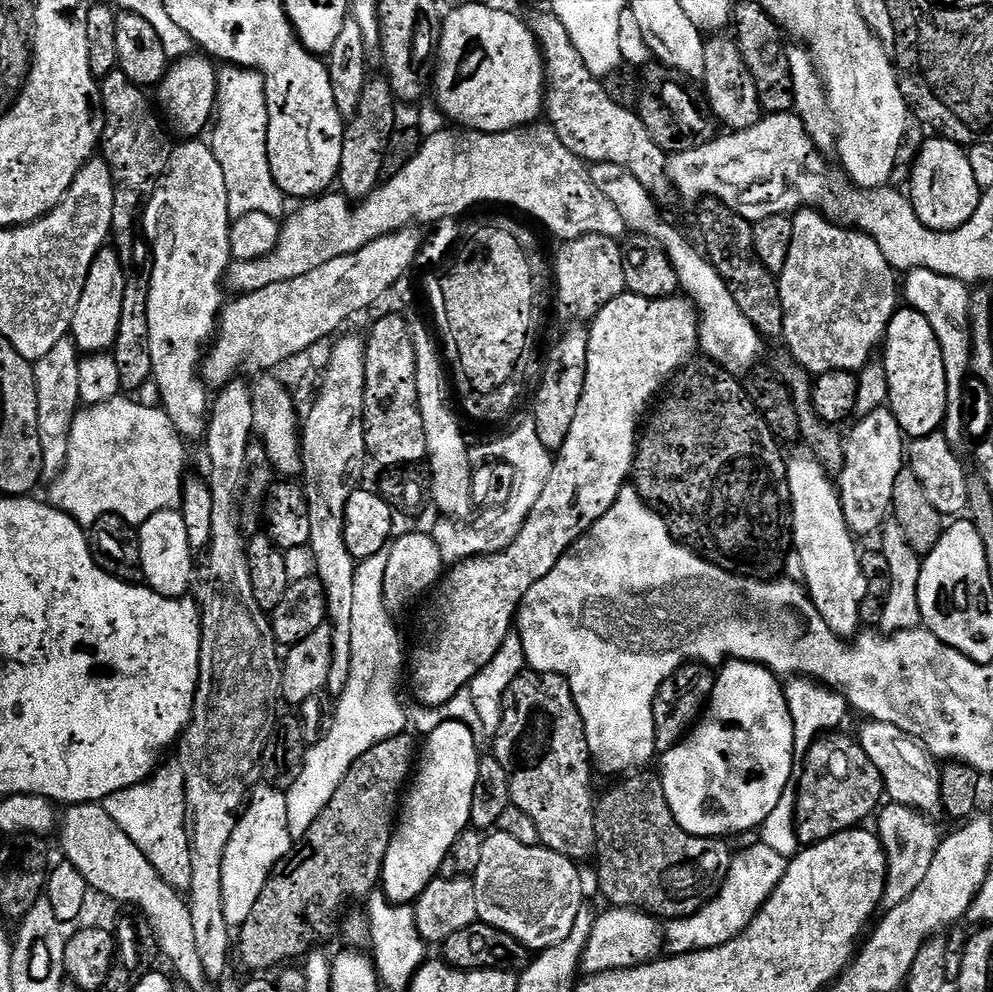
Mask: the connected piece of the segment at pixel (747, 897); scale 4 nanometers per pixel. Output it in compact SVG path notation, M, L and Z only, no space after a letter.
M764 843L735 853L720 893L694 914L667 921L666 944L672 947L671 955L681 956L687 952L717 948L742 934L742 930L746 930L746 926L750 926L752 919L762 910L778 882L782 882L787 869L788 860Z

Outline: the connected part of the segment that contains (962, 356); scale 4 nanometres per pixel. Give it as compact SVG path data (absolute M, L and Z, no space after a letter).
M915 268L907 273L902 280L902 296L906 299L907 307L918 310L934 326L934 334L938 338L938 346L942 346L942 362L946 362L946 390L948 405L946 418L942 429L950 446L957 450L963 449L964 444L964 383L970 380L972 371L972 340L970 328L970 304L968 297L969 285L963 284L942 274L934 274L934 270Z

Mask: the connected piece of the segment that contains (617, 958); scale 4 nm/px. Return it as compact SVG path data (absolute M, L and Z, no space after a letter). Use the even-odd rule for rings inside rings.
M609 907L607 911L596 916L594 926L590 930L590 938L584 947L584 954L580 958L580 967L585 973L637 968L639 964L646 964L661 955L662 924L655 915L635 908Z

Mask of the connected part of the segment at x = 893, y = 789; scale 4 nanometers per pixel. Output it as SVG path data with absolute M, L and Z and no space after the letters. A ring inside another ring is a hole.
M867 721L858 742L867 757L878 767L883 776L885 795L895 804L904 804L925 814L932 814L940 808L940 769L935 757L922 744L905 731L889 723Z

